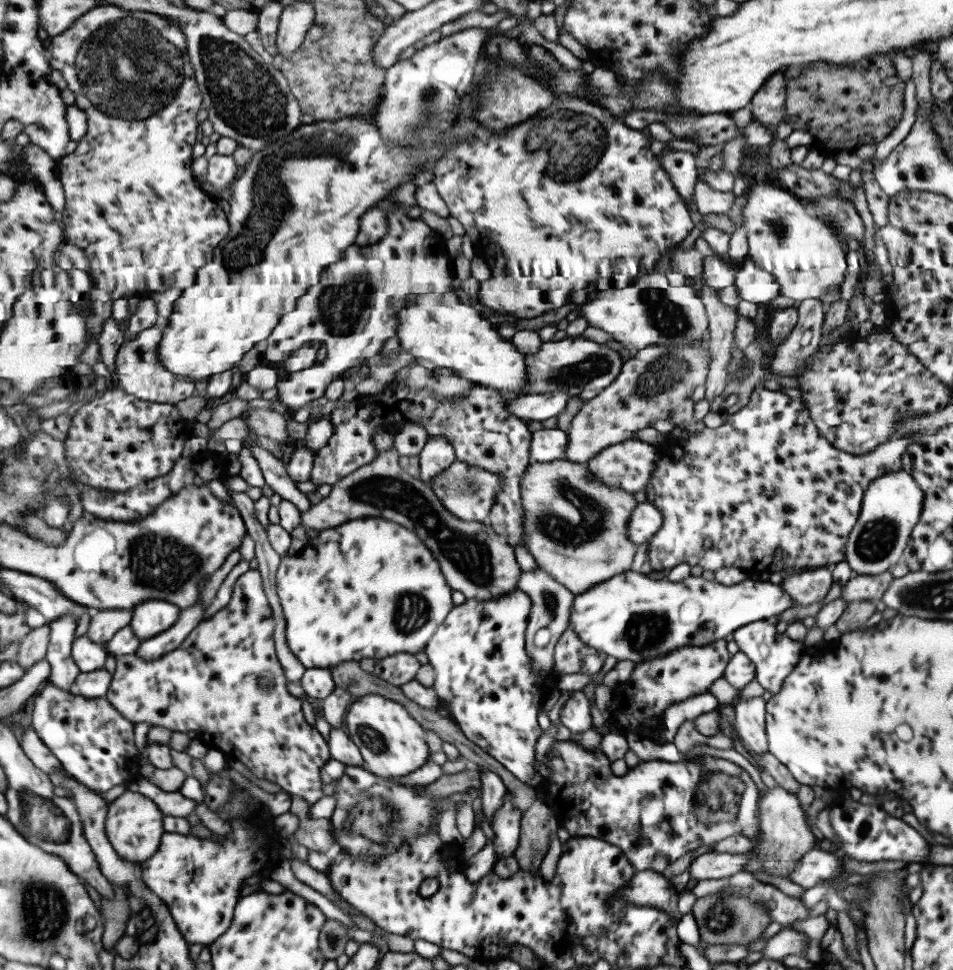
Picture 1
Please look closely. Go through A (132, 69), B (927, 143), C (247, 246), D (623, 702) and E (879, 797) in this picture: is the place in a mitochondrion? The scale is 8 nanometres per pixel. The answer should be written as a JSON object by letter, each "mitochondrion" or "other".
{"A":"mitochondrion","B":"other","C":"mitochondrion","D":"other","E":"other"}

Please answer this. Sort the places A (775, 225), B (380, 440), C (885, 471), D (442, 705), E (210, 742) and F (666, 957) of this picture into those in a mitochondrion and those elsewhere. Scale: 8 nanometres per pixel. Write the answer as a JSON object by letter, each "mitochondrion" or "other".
{"A":"mitochondrion","B":"other","C":"other","D":"other","E":"other","F":"other"}

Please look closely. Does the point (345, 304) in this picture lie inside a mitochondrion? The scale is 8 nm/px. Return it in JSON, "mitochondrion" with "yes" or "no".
{"mitochondrion":"yes"}

